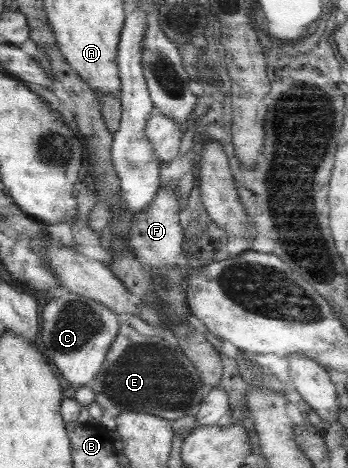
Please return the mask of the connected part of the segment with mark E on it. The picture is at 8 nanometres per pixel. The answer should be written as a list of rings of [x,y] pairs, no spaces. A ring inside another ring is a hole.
[[[119,323],[117,333],[107,349],[99,371],[89,386],[93,390],[95,403],[102,410],[99,424],[110,433],[115,431],[115,418],[123,411],[147,412],[172,422],[183,415],[193,415],[205,394],[197,371],[177,345],[170,346],[155,336],[141,335],[127,323]]]

